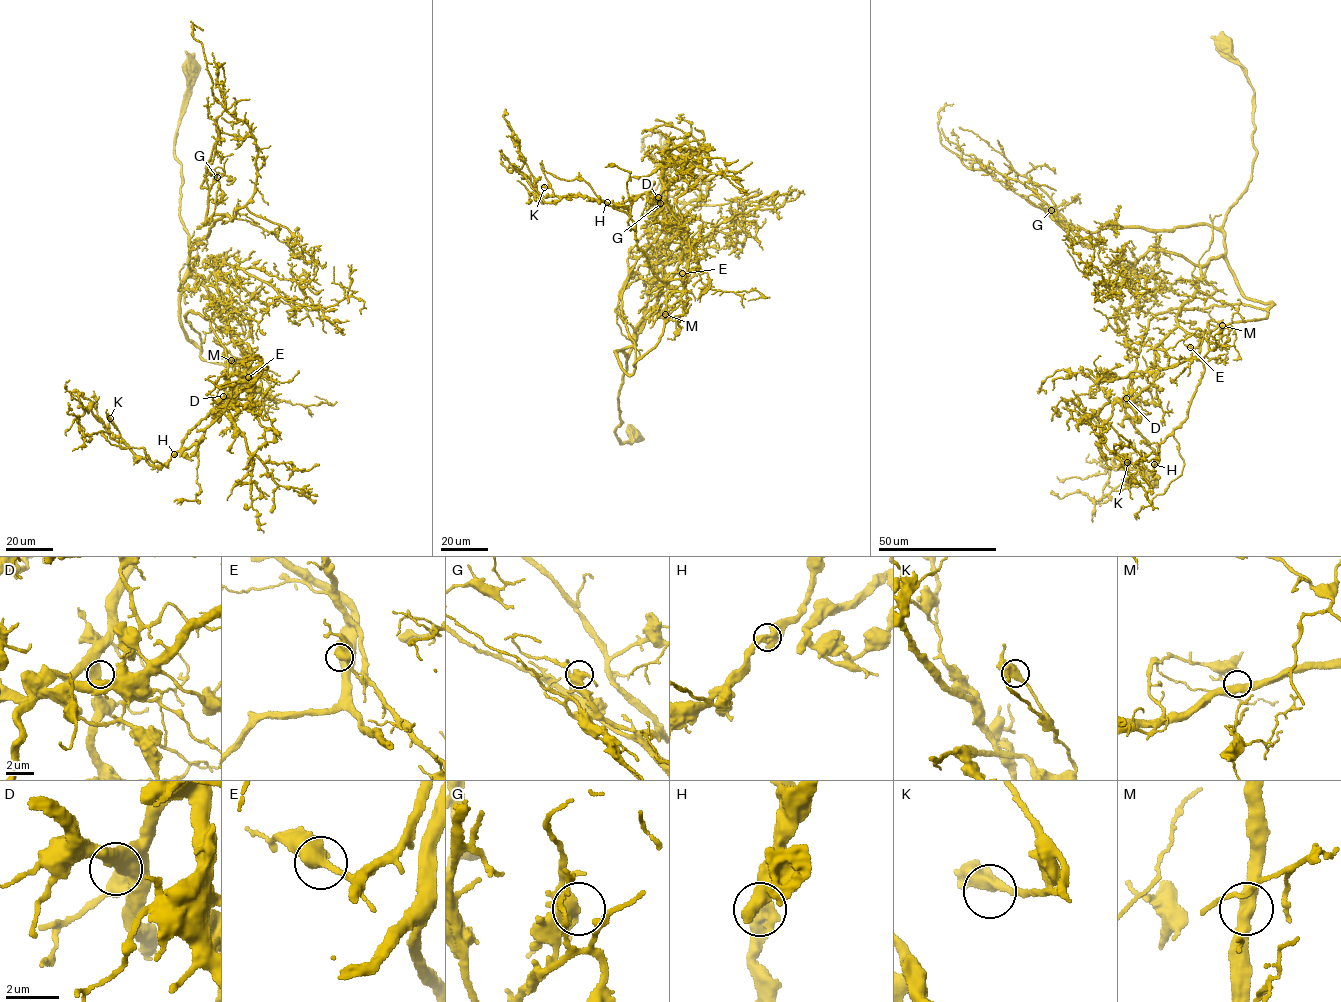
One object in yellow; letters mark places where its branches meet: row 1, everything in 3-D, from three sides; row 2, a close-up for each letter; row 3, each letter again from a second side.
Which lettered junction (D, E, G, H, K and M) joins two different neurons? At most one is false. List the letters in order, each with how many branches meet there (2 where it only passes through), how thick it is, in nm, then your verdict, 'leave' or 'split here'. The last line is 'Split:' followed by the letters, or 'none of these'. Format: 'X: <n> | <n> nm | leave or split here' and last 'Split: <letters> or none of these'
D: 2 | 500 nm | leave
E: 2 | 480 nm | leave
G: 2 | 480 nm | leave
H: 2 | 550 nm | leave
K: 2 | 480 nm | leave
M: 2 | 500 nm | leave
Split: none of these

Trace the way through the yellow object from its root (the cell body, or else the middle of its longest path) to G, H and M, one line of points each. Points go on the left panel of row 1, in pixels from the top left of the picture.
G: (188, 63), (174, 152), (181, 164), (179, 218), (191, 247), (225, 215), (206, 224), (217, 177)
H: (188, 63), (174, 146), (187, 274), (215, 301), (251, 376), (221, 403), (202, 439), (174, 454)
M: (188, 63), (174, 146), (181, 164), (179, 218), (189, 248), (180, 322), (200, 356), (215, 363), (231, 360)

